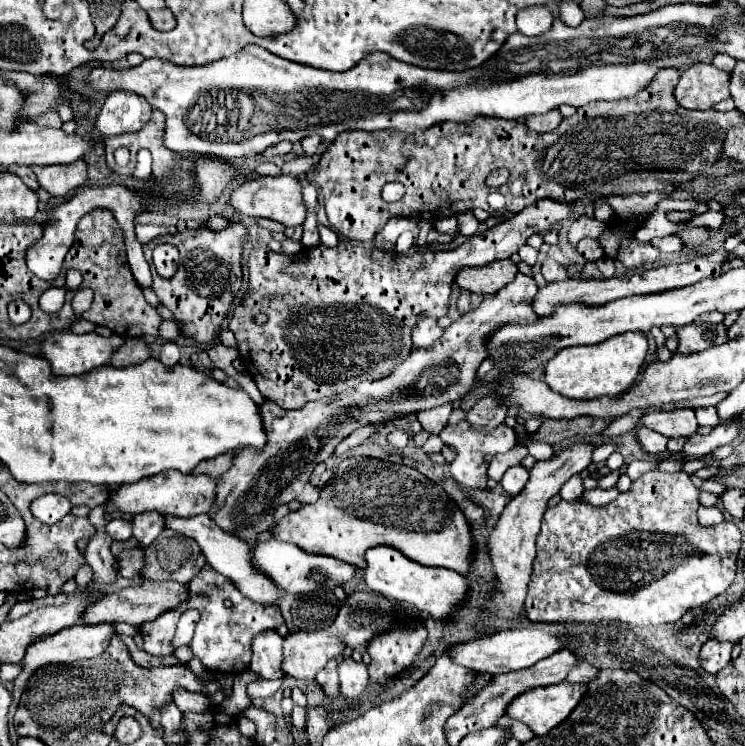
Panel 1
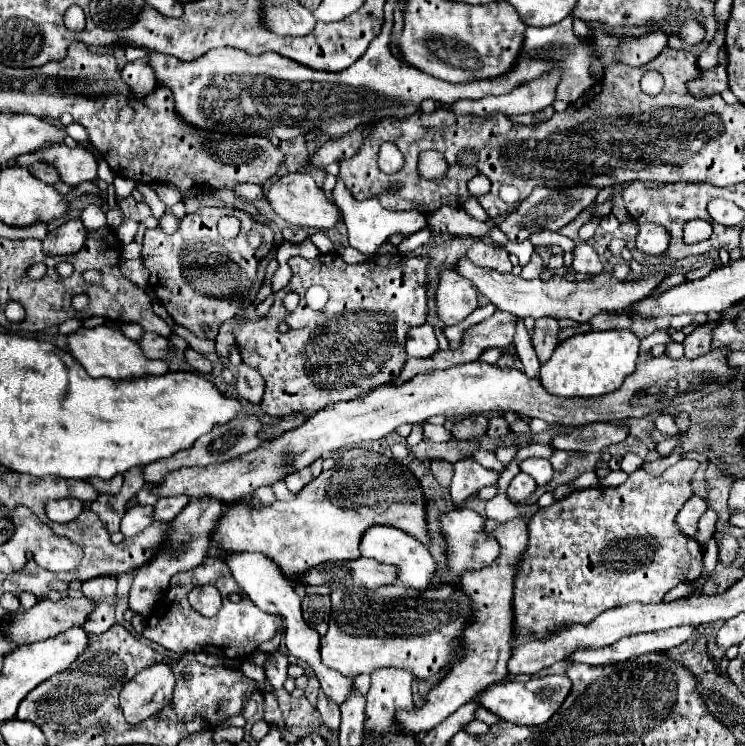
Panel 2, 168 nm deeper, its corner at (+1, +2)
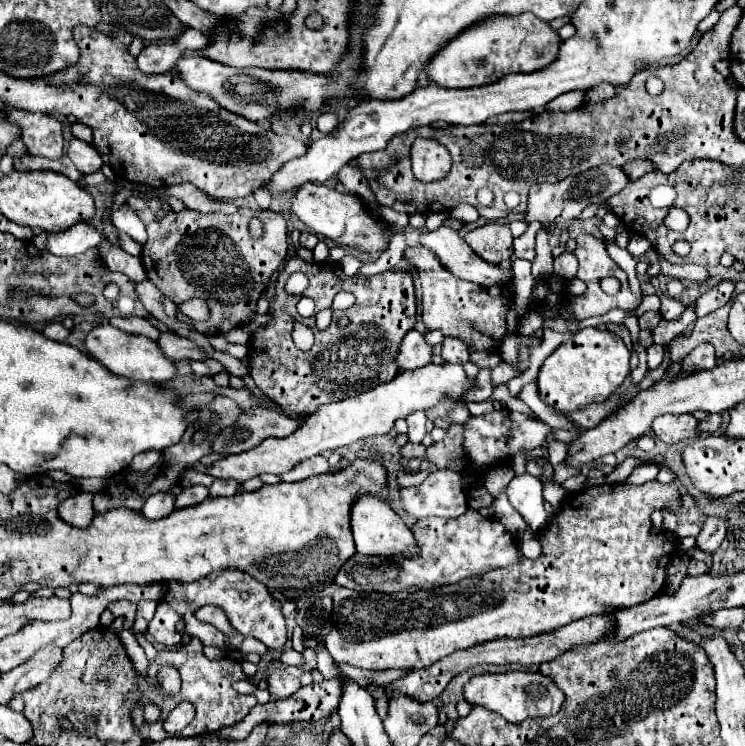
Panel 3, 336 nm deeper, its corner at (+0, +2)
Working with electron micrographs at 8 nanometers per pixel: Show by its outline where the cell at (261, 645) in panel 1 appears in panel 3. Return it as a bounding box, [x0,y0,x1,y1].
[267,672,301,698]

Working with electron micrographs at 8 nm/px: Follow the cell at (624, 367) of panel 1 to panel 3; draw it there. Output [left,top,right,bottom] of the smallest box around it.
[537,328,629,414]

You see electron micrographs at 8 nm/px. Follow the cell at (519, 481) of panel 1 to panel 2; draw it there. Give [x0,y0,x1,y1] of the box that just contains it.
[508,472,536,502]

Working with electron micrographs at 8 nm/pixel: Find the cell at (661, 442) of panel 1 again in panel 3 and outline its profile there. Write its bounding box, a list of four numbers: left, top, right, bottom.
[653,414,699,444]

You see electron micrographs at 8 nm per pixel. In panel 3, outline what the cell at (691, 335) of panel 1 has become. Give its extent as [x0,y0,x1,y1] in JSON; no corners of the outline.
[681,342,717,372]

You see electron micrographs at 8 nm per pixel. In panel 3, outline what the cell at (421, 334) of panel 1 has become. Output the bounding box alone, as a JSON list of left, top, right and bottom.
[395,330,433,370]

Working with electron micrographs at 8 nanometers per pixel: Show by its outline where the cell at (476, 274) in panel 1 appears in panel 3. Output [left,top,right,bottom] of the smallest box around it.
[465,222,513,264]

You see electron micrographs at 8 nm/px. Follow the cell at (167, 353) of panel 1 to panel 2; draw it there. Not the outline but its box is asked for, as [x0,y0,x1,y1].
[68,326,168,380]

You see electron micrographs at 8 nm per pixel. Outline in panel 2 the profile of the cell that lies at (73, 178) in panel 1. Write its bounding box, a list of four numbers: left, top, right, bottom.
[32,144,98,186]

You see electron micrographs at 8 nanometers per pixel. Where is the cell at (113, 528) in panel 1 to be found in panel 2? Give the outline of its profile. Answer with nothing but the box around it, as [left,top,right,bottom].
[120,506,152,536]

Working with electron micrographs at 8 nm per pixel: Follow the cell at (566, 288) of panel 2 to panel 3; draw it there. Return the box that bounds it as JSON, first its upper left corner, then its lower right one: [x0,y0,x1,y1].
[419,224,511,288]

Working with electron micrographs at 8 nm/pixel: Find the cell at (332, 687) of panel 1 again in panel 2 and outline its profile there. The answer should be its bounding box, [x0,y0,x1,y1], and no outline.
[316,692,340,728]

